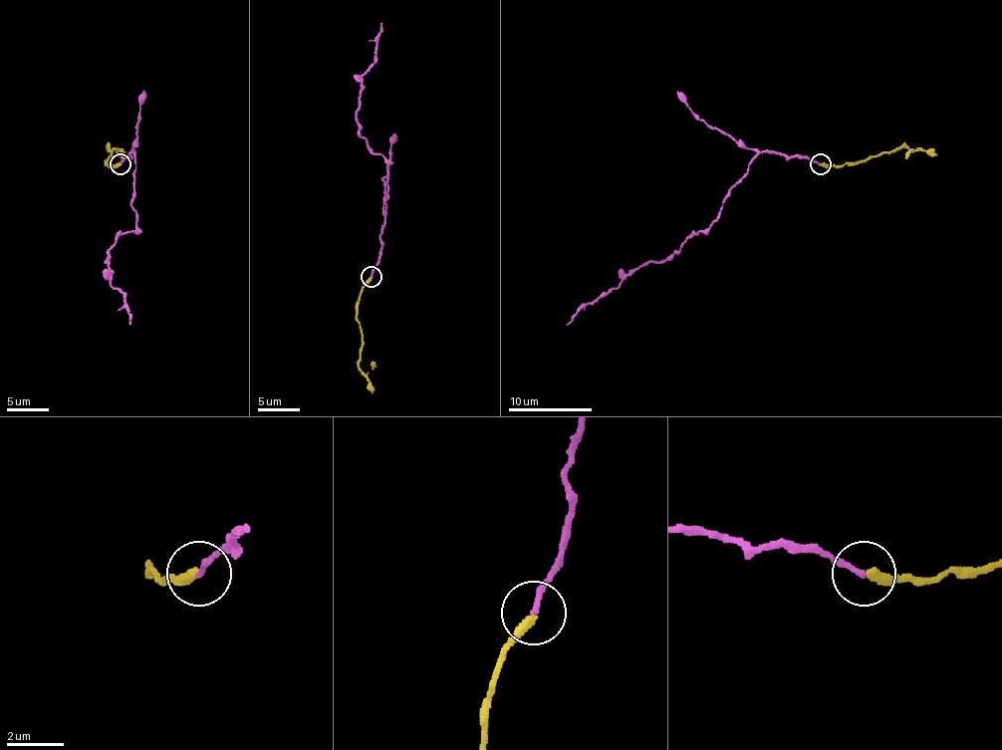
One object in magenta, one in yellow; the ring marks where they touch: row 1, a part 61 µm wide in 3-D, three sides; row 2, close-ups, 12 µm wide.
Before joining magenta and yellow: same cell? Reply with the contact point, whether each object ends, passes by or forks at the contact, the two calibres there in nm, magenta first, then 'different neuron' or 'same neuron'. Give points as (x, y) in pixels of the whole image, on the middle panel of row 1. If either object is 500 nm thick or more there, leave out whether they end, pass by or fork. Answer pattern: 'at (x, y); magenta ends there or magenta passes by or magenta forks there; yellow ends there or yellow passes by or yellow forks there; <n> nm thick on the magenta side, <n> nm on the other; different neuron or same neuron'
at (371, 277); magenta ends there; yellow ends there; 180 nm thick on the magenta side, 340 nm on the other; same neuron

